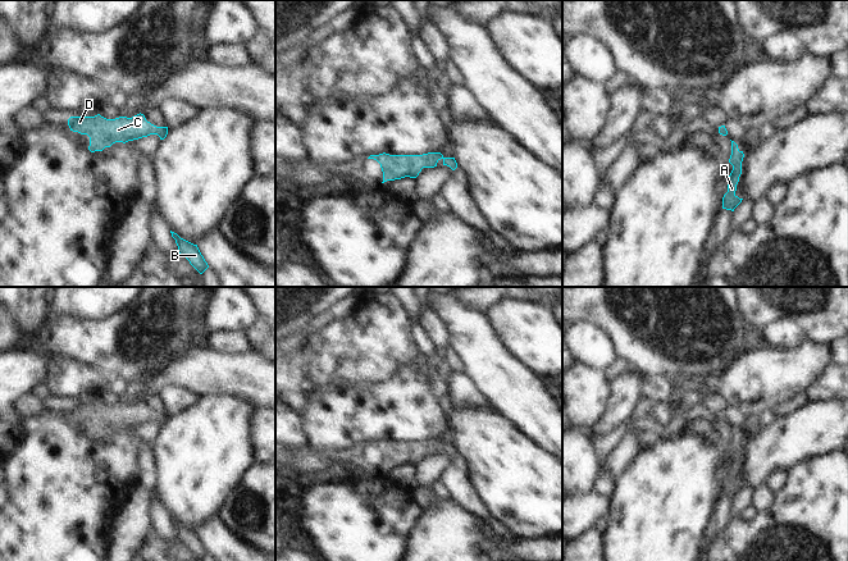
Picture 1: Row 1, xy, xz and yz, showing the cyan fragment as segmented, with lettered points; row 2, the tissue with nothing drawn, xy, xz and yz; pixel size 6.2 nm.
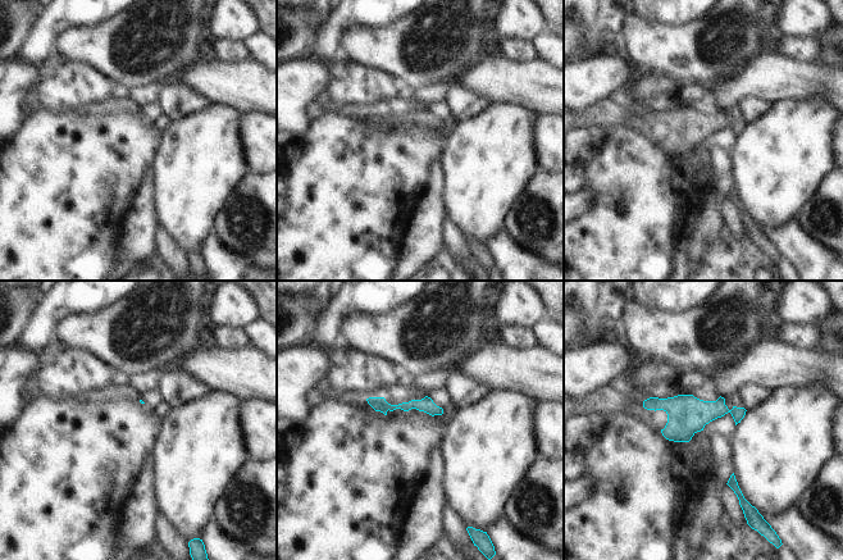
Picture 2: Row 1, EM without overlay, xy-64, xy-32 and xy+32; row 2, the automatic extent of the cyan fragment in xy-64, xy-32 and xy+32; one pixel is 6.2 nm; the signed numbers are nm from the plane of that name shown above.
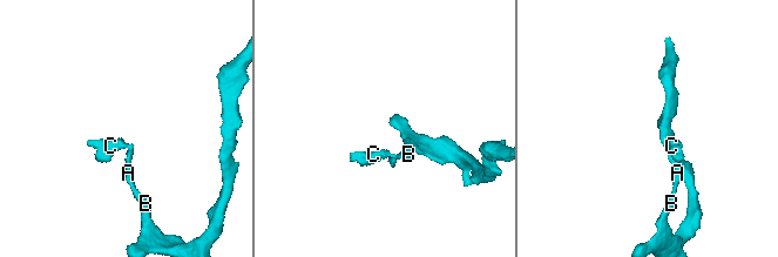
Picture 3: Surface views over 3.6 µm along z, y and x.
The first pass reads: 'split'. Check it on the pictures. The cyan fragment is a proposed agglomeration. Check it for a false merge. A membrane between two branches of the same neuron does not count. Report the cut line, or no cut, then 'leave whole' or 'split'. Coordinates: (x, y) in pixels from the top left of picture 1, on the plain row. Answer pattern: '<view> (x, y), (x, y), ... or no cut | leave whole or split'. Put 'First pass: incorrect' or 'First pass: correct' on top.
First pass: incorrect
no cut | leave whole

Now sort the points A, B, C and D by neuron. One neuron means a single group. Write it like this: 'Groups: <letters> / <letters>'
Groups: A B C D

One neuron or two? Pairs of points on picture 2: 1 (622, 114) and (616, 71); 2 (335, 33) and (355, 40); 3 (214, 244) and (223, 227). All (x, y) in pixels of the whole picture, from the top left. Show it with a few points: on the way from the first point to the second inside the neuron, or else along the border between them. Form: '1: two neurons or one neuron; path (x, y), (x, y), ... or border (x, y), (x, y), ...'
1: two neurons; border (607, 96), (581, 110)
2: two neurons; border (373, 28), (351, 27), (343, 36), (342, 53)
3: two neurons; border (215, 233), (228, 247), (241, 255)

